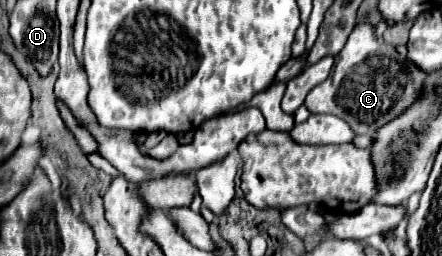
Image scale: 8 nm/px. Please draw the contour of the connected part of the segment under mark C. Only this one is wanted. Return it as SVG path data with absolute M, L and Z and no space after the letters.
M362 22L352 30L346 46L336 56L330 78L312 90L304 104L312 114L334 114L346 120L356 134L374 134L378 126L396 118L416 102L418 94L422 94L424 76L426 74L402 58L394 46L376 40L374 28Z

